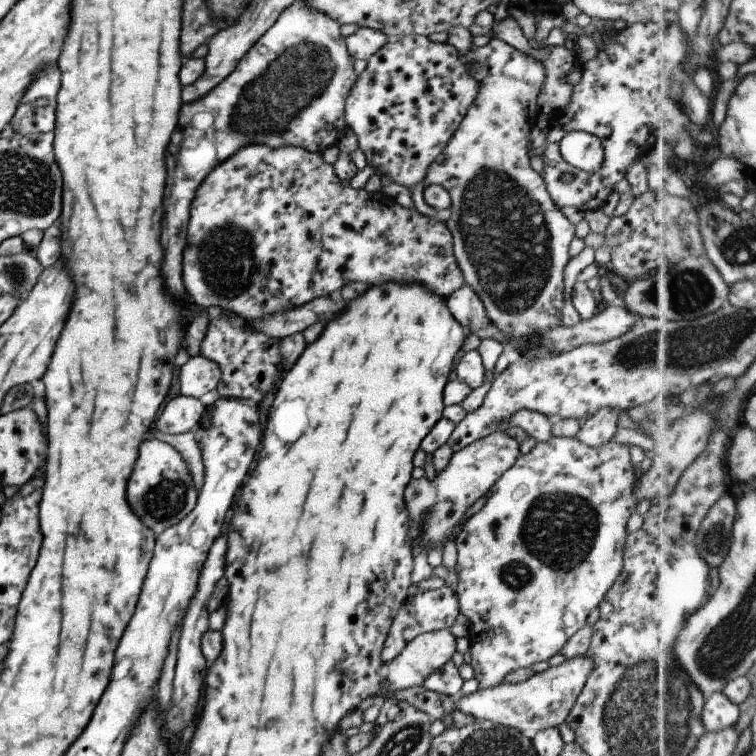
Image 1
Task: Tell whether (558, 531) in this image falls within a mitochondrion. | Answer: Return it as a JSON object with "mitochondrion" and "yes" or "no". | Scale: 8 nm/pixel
{"mitochondrion":"yes"}

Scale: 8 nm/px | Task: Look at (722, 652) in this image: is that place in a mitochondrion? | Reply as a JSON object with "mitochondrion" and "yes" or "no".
{"mitochondrion":"yes"}

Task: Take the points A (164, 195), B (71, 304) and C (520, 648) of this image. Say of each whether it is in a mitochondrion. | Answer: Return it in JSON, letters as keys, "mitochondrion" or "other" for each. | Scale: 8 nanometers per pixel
{"A":"other","B":"other","C":"other"}

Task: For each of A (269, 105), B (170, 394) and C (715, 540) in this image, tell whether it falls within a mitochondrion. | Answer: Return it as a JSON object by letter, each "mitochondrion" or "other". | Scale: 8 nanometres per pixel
{"A":"mitochondrion","B":"other","C":"mitochondrion"}

